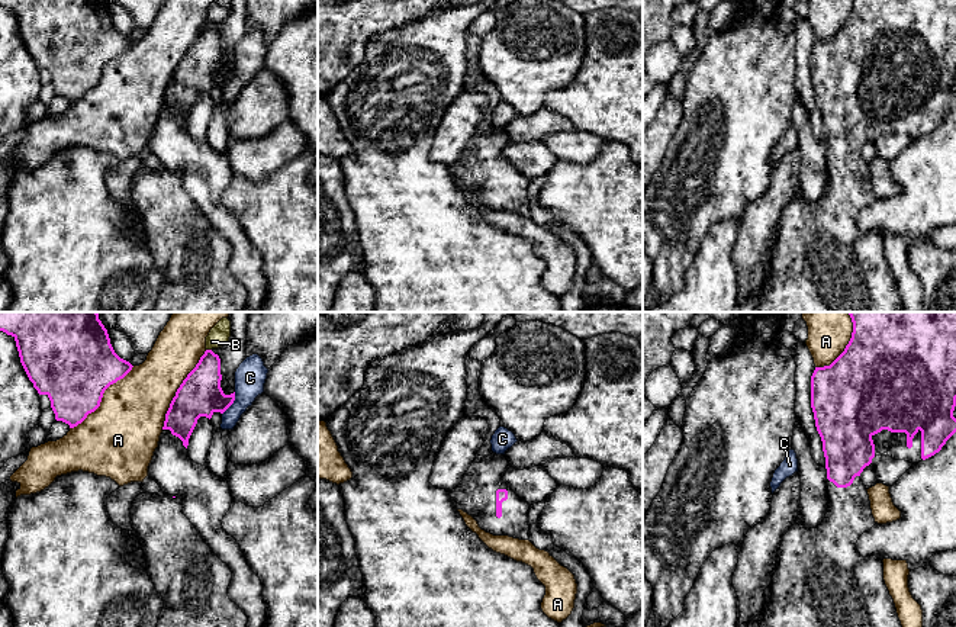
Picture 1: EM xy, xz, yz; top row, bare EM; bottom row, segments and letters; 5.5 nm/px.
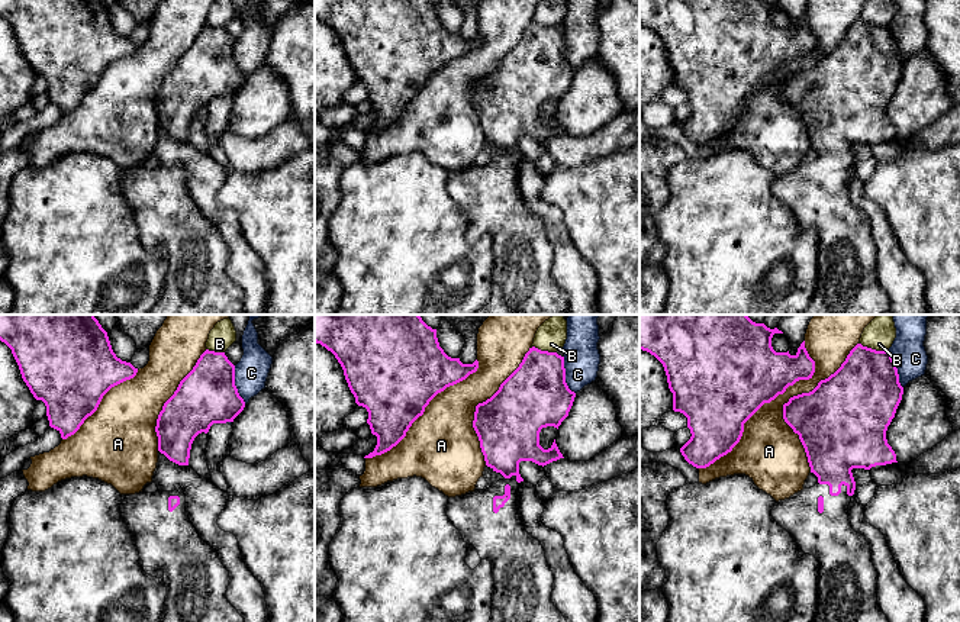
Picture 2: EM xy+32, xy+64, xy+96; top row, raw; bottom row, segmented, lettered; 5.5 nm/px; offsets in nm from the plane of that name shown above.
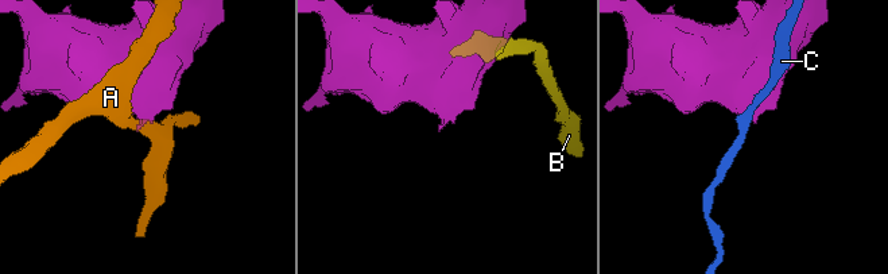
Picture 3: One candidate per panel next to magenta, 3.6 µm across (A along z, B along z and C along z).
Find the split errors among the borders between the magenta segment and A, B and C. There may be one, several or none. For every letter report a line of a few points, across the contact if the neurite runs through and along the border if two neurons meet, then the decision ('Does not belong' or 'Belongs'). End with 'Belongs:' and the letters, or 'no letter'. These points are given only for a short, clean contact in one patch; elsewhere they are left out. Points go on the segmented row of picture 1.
A: Does not belong
B: Does not belong
C: Line: xy (235, 392), (234, 402), (222, 414). Does not belong
Belongs: no letter

